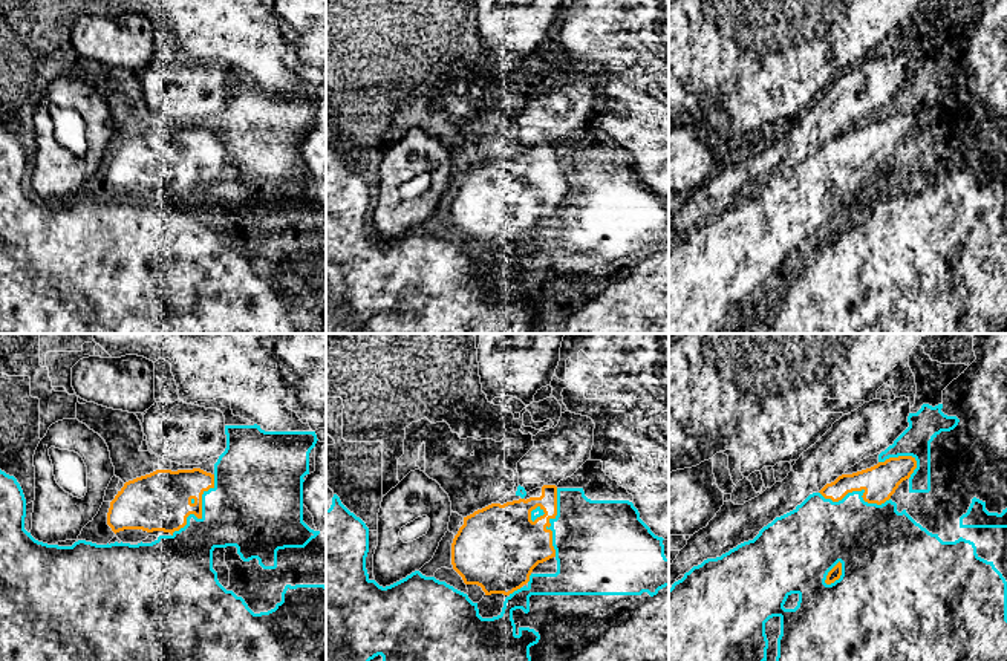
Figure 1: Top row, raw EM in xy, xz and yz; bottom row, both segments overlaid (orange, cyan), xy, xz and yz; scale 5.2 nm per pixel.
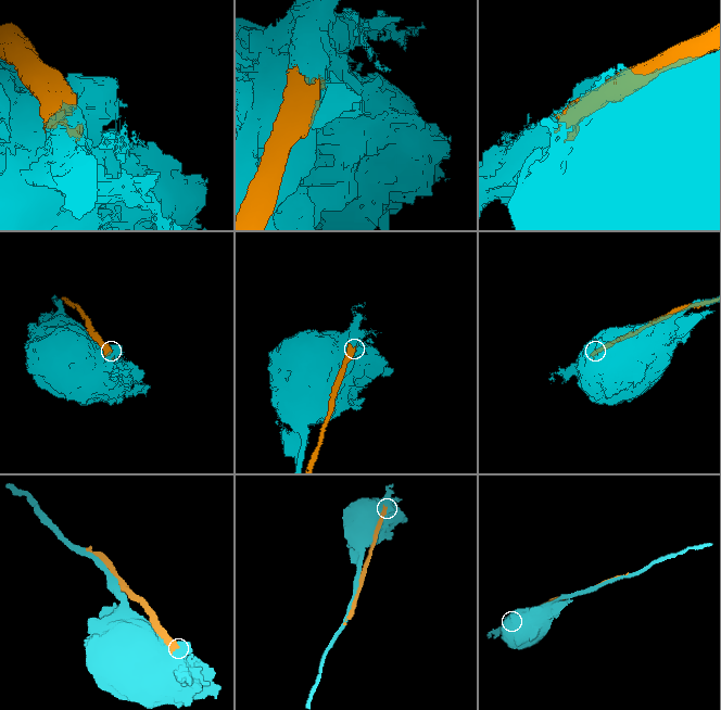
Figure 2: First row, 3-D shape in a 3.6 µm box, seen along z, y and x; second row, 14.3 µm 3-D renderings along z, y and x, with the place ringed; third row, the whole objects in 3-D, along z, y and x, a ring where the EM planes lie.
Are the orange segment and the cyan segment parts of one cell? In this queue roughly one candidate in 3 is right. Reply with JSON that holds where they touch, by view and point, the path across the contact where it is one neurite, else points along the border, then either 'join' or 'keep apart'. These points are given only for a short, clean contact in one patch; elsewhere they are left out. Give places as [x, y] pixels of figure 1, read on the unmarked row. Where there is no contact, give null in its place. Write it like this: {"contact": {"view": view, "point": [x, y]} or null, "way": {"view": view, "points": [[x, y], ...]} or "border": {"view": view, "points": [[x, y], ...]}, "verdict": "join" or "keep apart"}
{"contact": {"view": "xy", "point": [201, 170]}, "verdict": "keep apart"}

